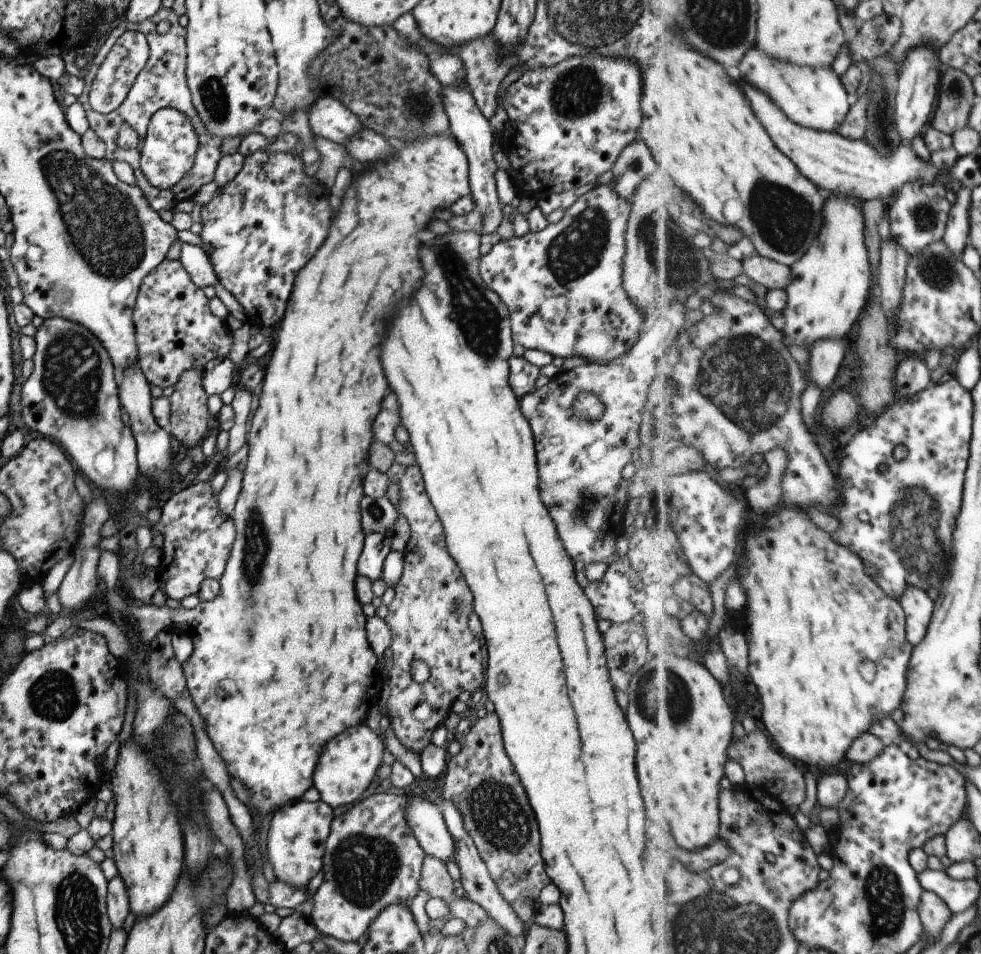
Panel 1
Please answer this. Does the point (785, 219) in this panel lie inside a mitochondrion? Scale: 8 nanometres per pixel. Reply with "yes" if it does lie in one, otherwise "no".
yes

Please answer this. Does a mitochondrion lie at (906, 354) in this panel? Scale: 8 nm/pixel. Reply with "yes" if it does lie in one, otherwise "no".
no

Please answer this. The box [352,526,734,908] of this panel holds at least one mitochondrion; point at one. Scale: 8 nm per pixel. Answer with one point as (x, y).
(499, 815)

